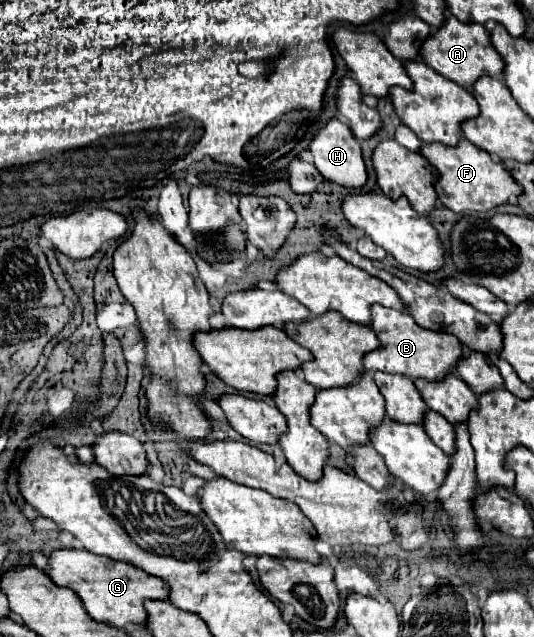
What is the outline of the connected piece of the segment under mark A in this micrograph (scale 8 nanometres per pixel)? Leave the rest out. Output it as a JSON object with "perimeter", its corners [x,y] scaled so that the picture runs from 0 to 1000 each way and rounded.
{"perimeter":[[[843,25],[831,31],[824,44],[816,44],[787,72],[783,91],[813,107],[831,122],[854,129],[858,135],[884,141],[884,132],[899,119],[936,119],[940,116],[940,91],[936,85],[918,72],[918,53],[914,47],[895,35],[861,35],[858,28]]]}

